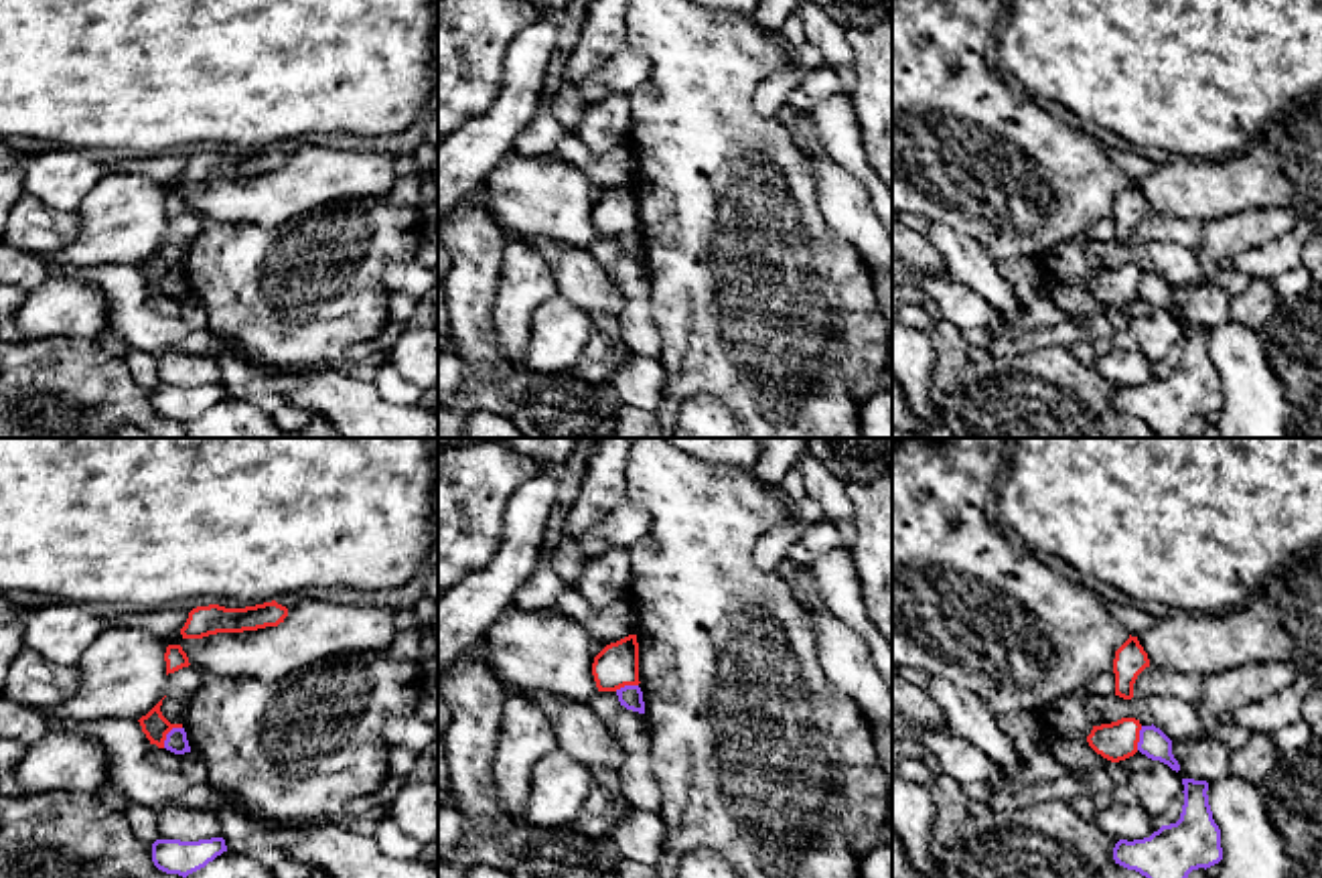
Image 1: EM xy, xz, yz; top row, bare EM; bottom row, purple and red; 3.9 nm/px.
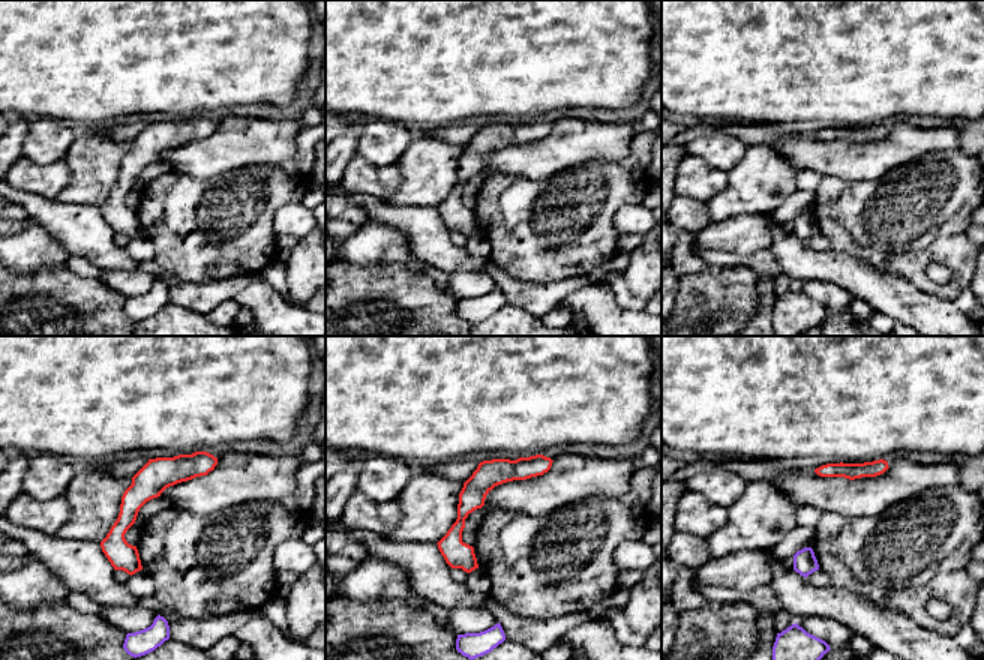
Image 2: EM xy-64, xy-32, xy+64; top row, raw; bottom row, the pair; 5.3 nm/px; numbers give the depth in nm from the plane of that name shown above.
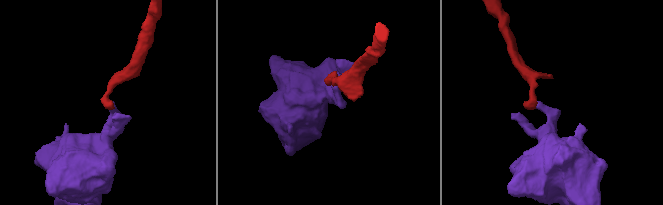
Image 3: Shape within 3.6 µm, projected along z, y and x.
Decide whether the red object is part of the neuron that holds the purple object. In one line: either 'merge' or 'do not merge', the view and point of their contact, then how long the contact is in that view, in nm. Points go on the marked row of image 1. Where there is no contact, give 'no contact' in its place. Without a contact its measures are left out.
do not merge | xy (167, 735) | 120 nm

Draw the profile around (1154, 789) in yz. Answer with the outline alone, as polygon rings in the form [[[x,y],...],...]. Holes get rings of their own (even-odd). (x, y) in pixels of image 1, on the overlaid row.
[[[1152,760],[1148,771],[1131,773],[1111,797],[1121,803],[1135,803],[1150,817],[1162,821],[1164,811],[1182,791],[1180,775],[1168,764]]]

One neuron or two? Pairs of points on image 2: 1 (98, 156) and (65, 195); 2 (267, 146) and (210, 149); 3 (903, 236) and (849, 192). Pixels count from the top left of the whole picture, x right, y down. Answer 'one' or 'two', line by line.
1: one
2: one
3: one

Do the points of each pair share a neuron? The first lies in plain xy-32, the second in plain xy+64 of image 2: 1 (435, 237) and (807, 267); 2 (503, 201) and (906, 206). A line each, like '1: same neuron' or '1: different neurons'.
1: same neuron
2: same neuron

